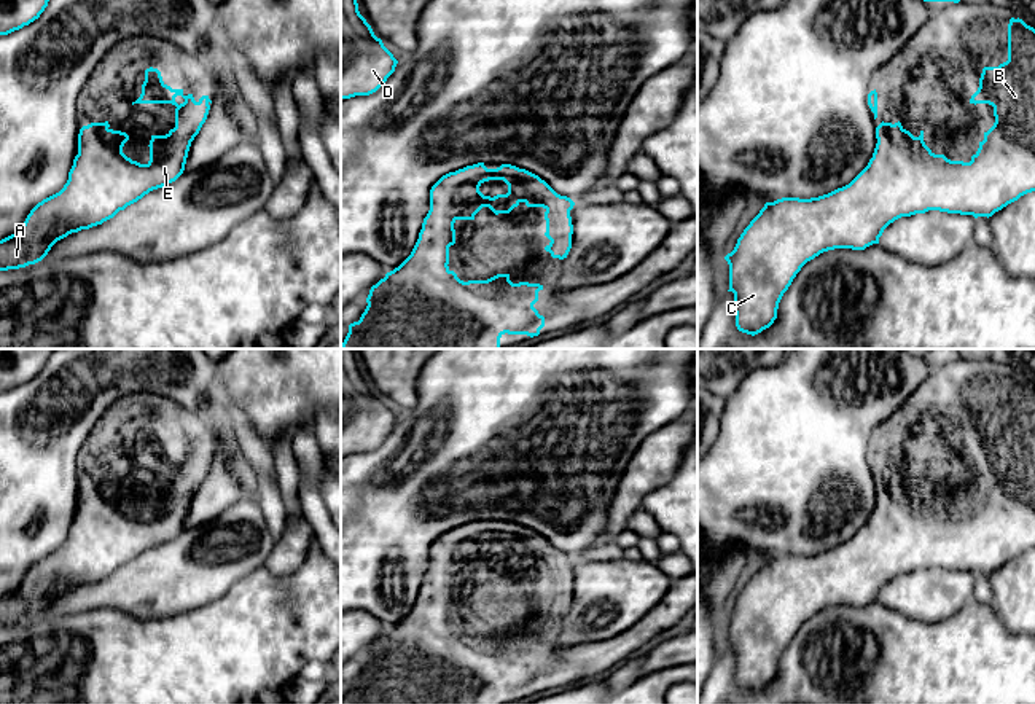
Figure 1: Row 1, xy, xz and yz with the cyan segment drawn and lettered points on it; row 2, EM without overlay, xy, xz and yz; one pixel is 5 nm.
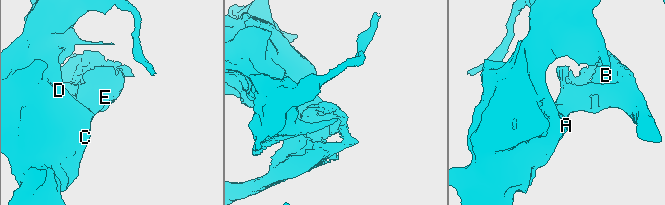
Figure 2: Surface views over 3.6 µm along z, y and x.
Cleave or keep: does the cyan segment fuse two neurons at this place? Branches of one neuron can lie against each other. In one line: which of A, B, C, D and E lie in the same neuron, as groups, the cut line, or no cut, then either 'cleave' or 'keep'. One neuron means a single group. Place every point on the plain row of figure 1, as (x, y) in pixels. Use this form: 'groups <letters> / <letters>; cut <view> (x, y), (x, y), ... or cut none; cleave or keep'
groups A B C D E; cut none; keep

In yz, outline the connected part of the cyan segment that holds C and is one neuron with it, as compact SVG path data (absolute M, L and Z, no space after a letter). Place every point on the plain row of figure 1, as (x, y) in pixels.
M1010 376L1008 417L998 424L984 424L979 444L970 460L994 463L995 479L984 489L978 508L970 519L951 518L935 511L924 499L924 487L914 494L901 479L881 479L876 484L876 505L868 522L846 543L828 551L799 556L782 554L766 559L760 570L744 586L731 610L724 613L729 621L729 647L734 650L736 683L747 691L758 691L777 675L779 659L801 624L823 608L834 605L865 607L879 600L884 586L901 573L939 567L947 570L992 573L1021 553L1035 548L1035 385L1022 376Z

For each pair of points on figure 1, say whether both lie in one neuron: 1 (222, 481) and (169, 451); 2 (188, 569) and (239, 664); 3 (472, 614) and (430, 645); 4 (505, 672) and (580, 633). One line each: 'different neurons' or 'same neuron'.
1: different neurons
2: different neurons
3: same neuron
4: different neurons

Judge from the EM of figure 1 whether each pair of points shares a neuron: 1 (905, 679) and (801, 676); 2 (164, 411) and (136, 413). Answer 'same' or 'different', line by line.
1: same
2: same

